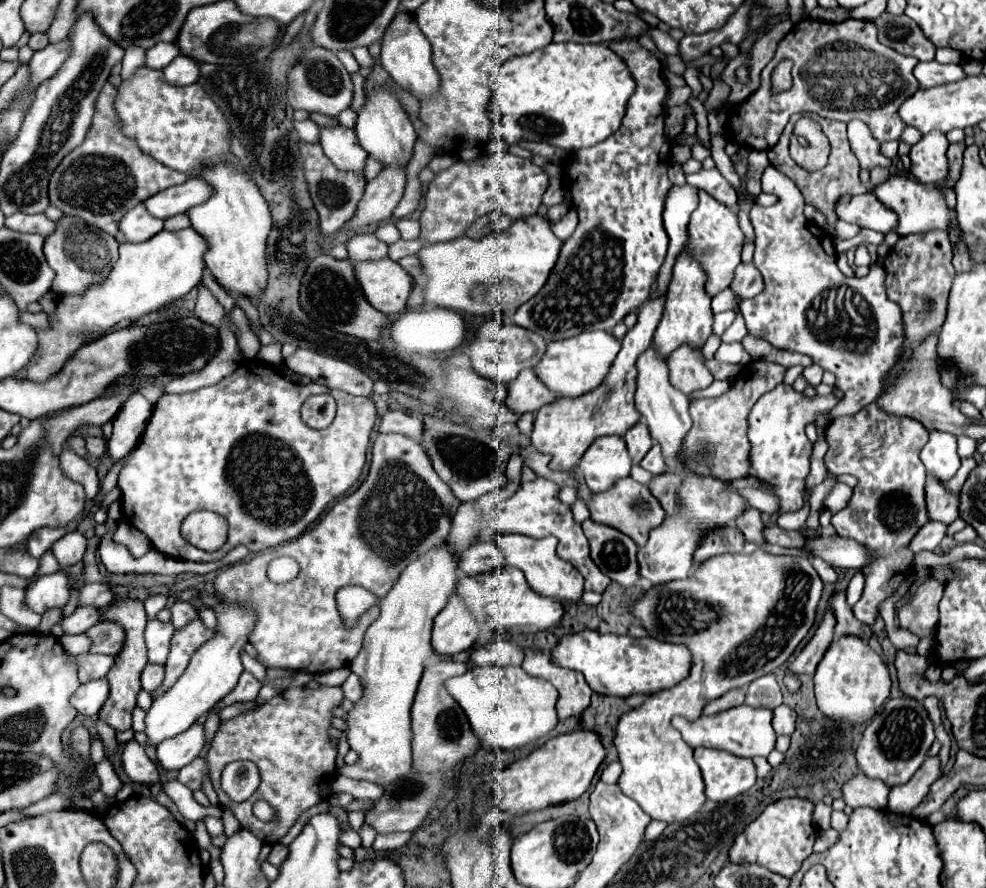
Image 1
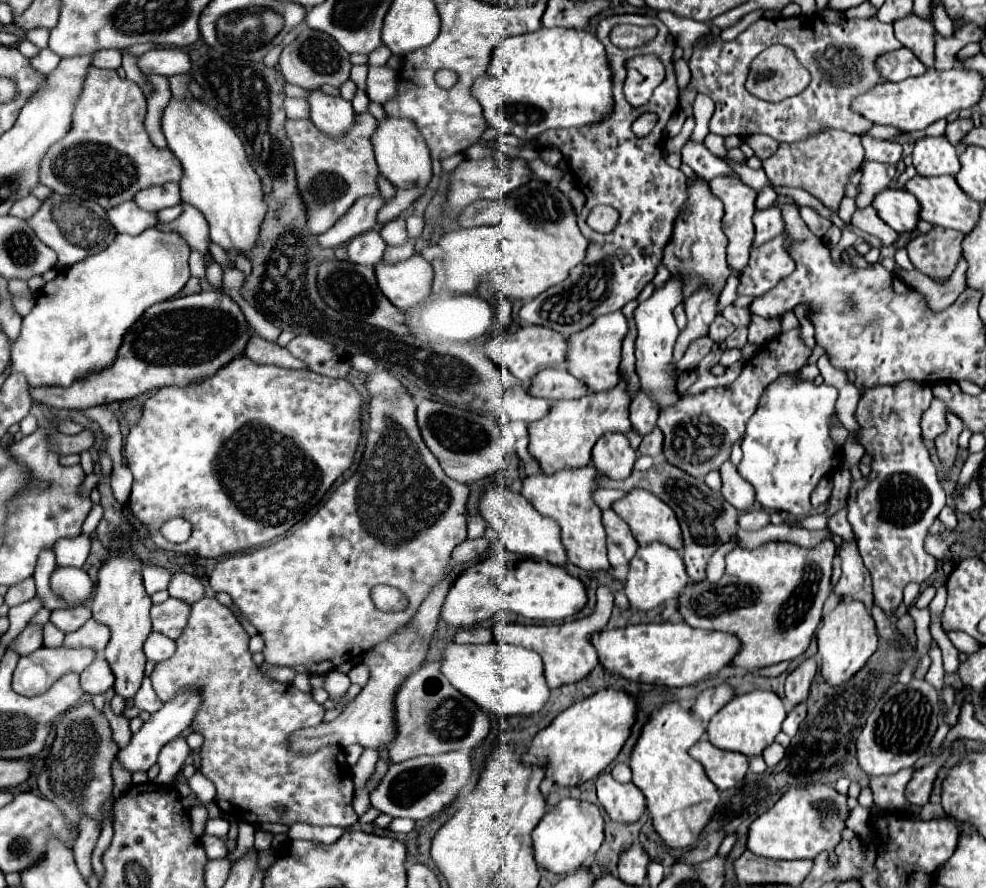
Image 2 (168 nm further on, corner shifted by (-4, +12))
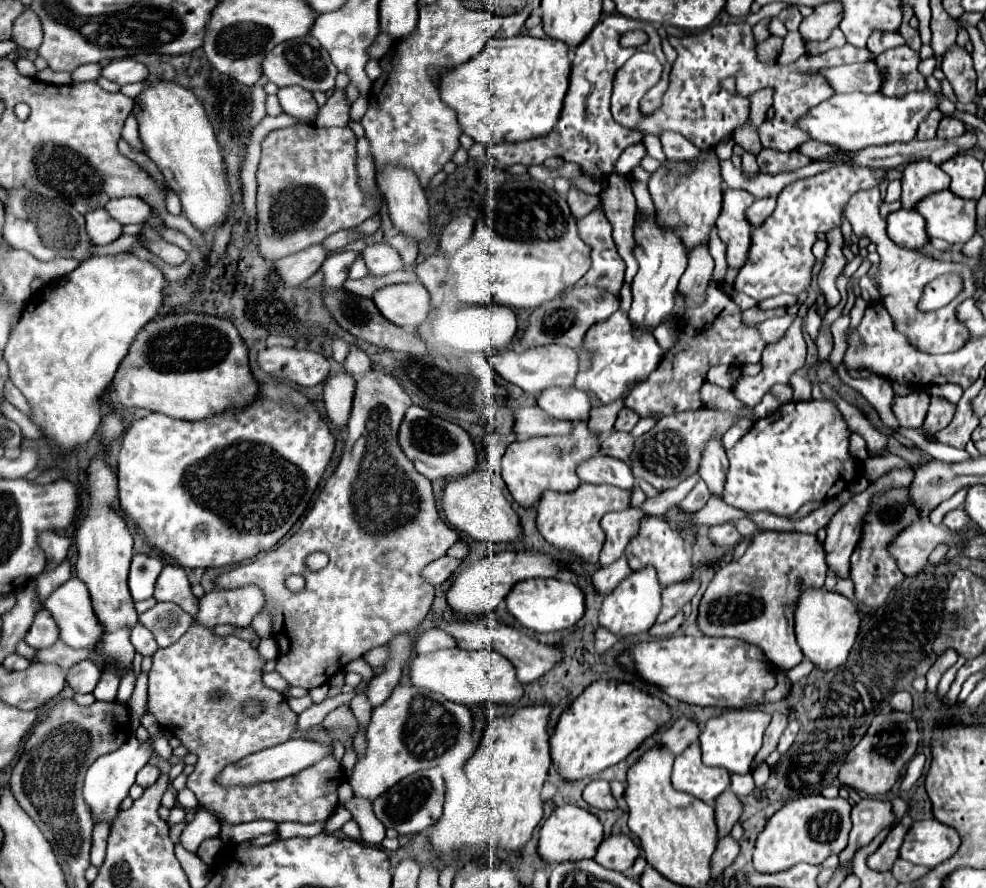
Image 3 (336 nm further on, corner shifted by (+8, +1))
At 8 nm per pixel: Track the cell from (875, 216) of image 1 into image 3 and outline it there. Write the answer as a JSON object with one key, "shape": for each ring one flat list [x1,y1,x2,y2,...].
{"shape":[[898,210,888,218,888,234,902,248,924,248,930,244,930,236,926,232,926,220,916,210]]}

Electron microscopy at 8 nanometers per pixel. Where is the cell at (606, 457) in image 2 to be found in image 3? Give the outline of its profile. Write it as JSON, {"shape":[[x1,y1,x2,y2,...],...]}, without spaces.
{"shape":[[592,456,578,466,578,476,586,484,610,484,620,488,632,488,634,478,630,466,618,458]]}

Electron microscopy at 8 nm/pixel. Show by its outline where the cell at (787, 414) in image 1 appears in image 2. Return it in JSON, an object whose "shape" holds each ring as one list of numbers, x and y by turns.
{"shape":[[796,373,780,375,772,381,746,423,746,433,742,439,742,461,738,465,738,473,754,485,756,501,772,511,788,511,794,517,810,515,810,493,818,485,824,475,830,475,840,467,840,455,836,455,836,447,828,435,828,417,834,413,834,405,838,399,838,391,826,383,816,385,814,381,806,381,796,377]]}

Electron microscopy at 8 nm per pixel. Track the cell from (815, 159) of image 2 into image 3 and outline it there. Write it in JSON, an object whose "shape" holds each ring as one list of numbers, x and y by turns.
{"shape":[[762,148,760,154,756,156,756,160,758,160,758,168,768,174,796,170,796,168,808,166,812,162,804,154,798,154,796,150,794,152,778,152,778,150,770,150,770,148]]}

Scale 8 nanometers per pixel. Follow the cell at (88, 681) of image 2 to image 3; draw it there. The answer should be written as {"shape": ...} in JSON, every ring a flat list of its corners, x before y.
{"shape":[[82,660,66,672,66,684,74,692,92,692,100,680,100,668,92,660]]}

